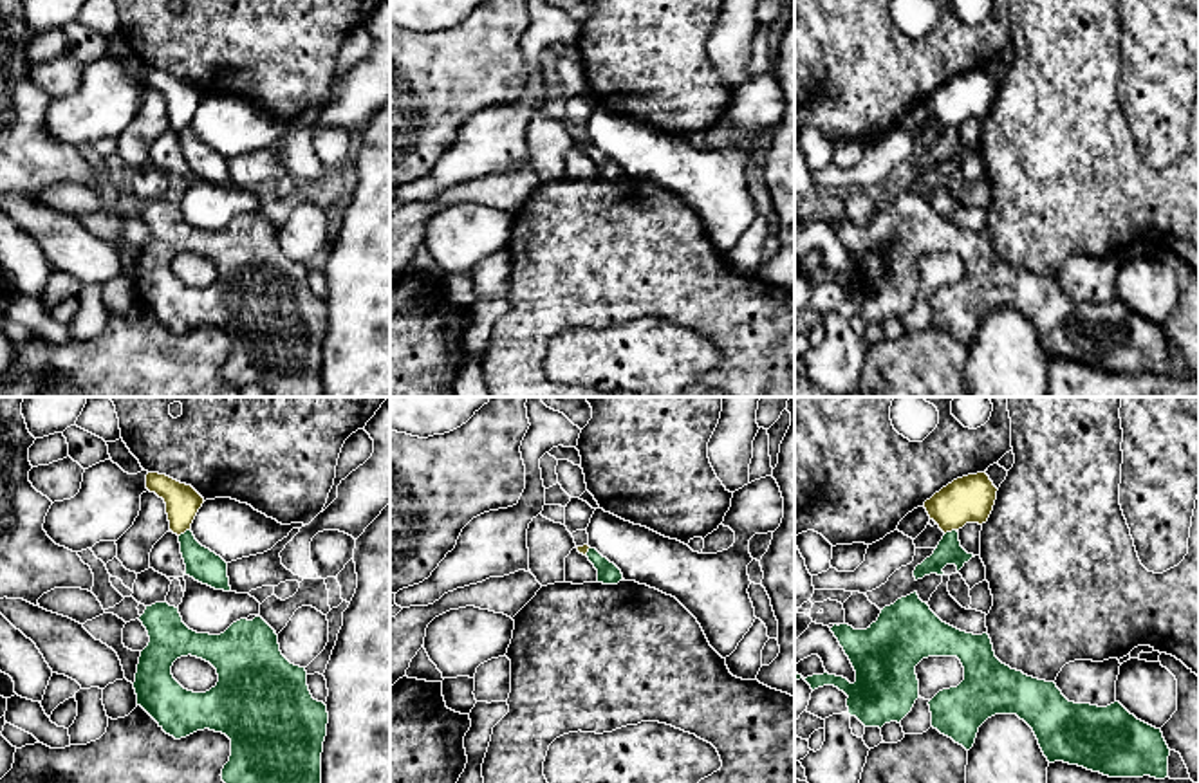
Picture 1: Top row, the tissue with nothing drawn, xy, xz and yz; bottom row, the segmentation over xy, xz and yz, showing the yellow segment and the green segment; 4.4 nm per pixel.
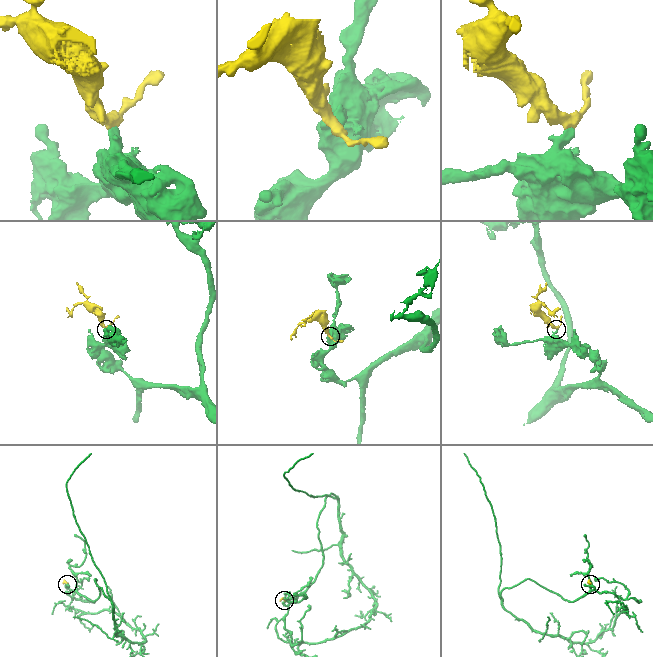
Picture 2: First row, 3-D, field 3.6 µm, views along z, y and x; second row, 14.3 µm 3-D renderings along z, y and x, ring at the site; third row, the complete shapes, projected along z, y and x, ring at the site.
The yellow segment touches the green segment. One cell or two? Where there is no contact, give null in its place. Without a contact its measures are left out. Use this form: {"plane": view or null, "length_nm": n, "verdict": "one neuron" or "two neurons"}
{"plane": "xy", "length_nm": 70, "verdict": "two neurons"}

